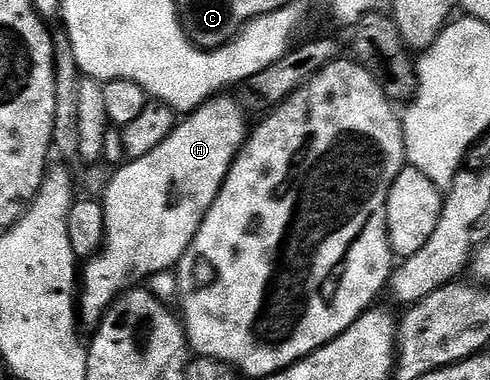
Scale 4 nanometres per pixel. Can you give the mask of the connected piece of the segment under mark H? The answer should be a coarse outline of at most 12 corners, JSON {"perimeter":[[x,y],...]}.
{"perimeter":[[232,95],[102,192],[78,317],[175,270],[248,140]]}

